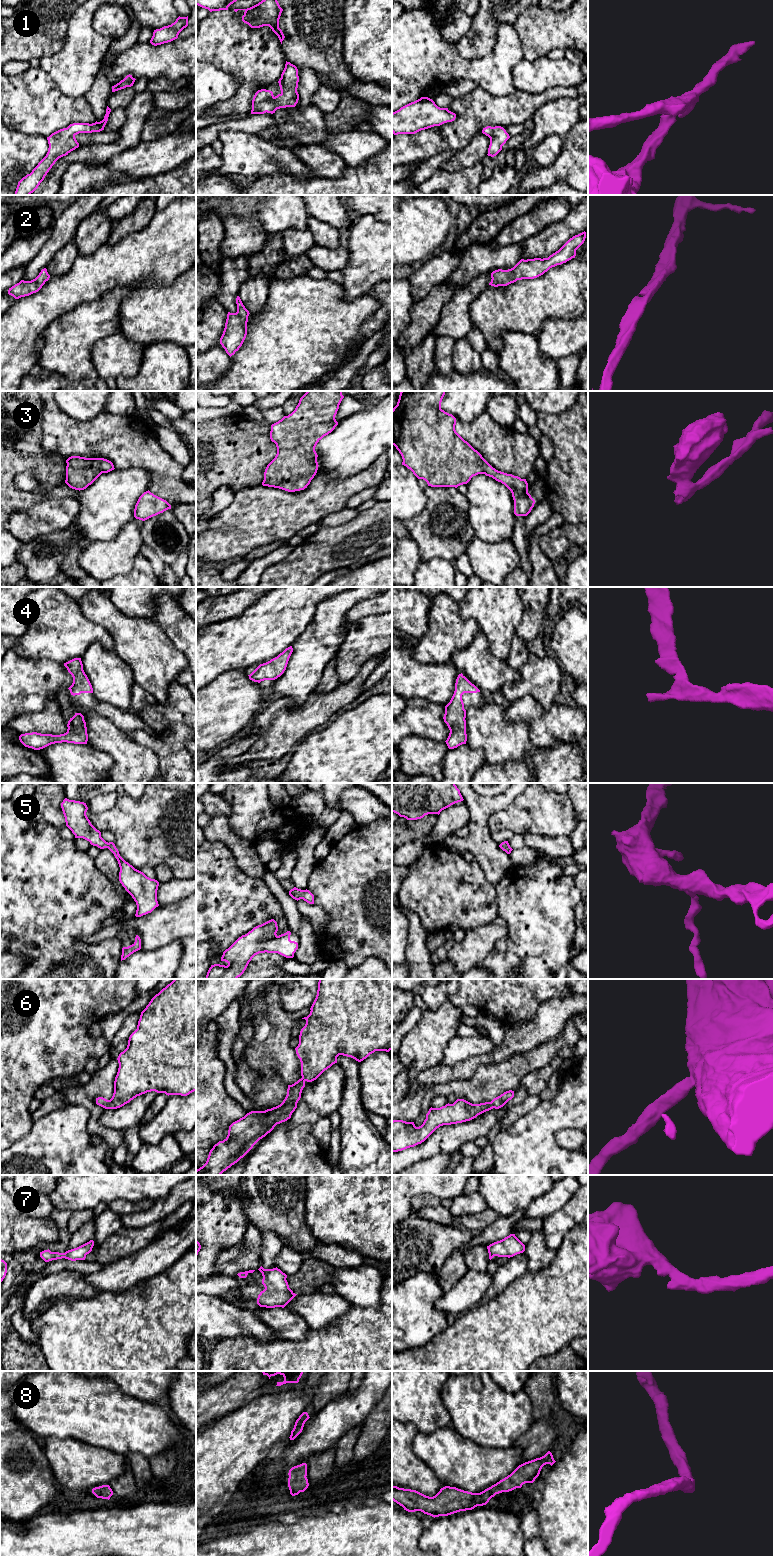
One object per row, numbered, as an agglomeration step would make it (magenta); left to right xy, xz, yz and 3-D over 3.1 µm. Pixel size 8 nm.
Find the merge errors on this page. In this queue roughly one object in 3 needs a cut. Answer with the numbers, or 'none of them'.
none of them

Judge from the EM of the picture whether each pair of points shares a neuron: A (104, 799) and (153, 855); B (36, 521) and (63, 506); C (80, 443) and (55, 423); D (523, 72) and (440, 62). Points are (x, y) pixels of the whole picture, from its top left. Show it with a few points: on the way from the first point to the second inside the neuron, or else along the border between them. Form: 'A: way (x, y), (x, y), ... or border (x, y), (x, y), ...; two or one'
A: border (119, 796), (112, 807), (100, 812), (88, 806); two
B: way (43, 518), (56, 513); one
C: way (74, 441), (60, 429); one
D: border (523, 58), (513, 68), (513, 86), (515, 89); two

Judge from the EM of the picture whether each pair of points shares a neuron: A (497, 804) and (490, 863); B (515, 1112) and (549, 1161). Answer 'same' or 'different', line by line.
A: same
B: different

